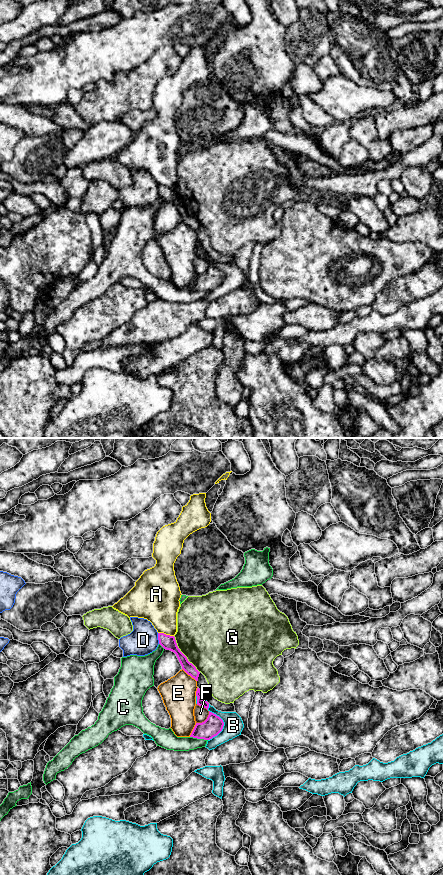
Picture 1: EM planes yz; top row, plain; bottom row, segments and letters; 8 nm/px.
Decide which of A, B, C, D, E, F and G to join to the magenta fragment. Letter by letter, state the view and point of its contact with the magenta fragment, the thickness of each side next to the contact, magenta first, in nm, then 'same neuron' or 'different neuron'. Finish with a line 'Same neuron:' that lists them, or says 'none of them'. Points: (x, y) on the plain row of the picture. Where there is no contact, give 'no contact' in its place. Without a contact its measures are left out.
A: contact yz (165, 186); calibres 120 and 320 nm; different neuron
B: contact yz (223, 274); calibres 160 and 160 nm; different neuron
C: contact yz (199, 290); calibres 160 and 140 nm; different neuron
D: contact yz (158, 190); calibres 120 and 240 nm; different neuron
E: contact yz (189, 226); calibres 90 and 280 nm; different neuron
F: contact yz (209, 263); calibres 160 and 110 nm; different neuron
G: contact yz (183, 206); calibres 120 and 500 nm; different neuron
Same neuron: none of them

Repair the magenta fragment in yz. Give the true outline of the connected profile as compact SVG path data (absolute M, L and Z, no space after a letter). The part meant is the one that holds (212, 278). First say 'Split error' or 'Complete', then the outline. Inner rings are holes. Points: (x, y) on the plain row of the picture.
Complete. M209 263L209 267L204 274L196 275L190 289L210 292L222 283L223 278L223 272Z

